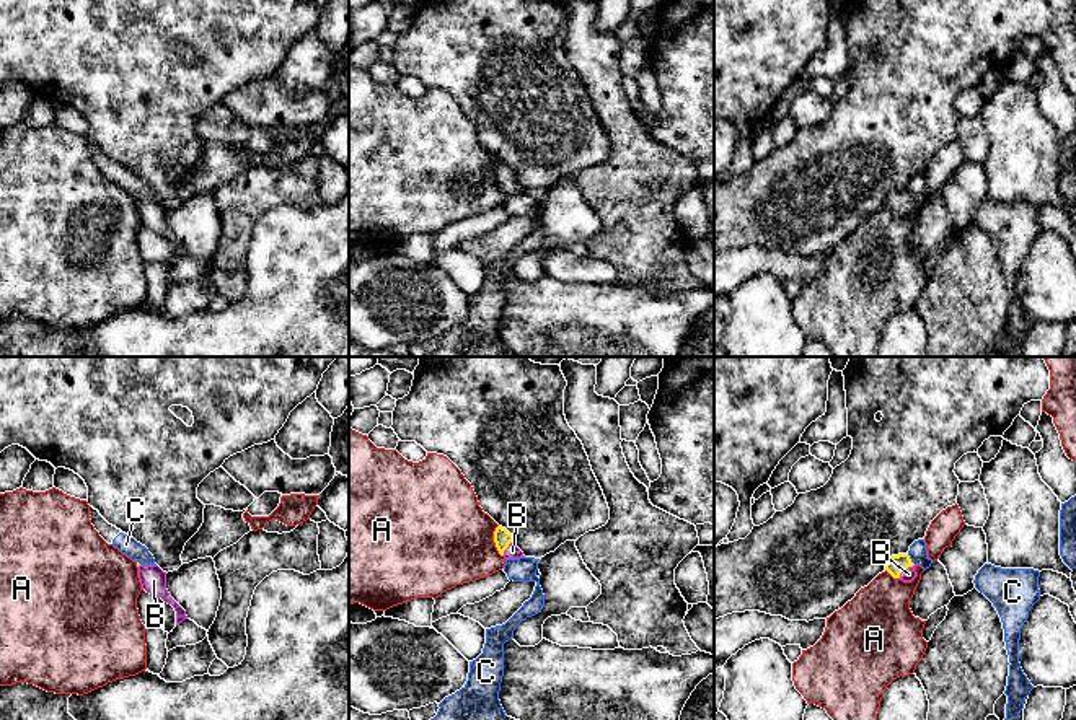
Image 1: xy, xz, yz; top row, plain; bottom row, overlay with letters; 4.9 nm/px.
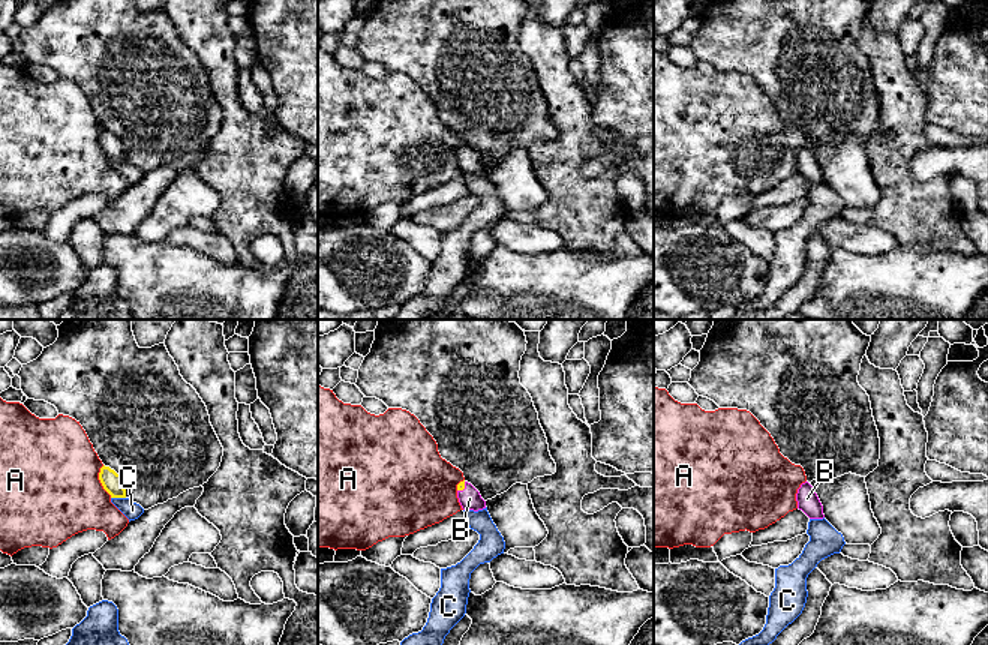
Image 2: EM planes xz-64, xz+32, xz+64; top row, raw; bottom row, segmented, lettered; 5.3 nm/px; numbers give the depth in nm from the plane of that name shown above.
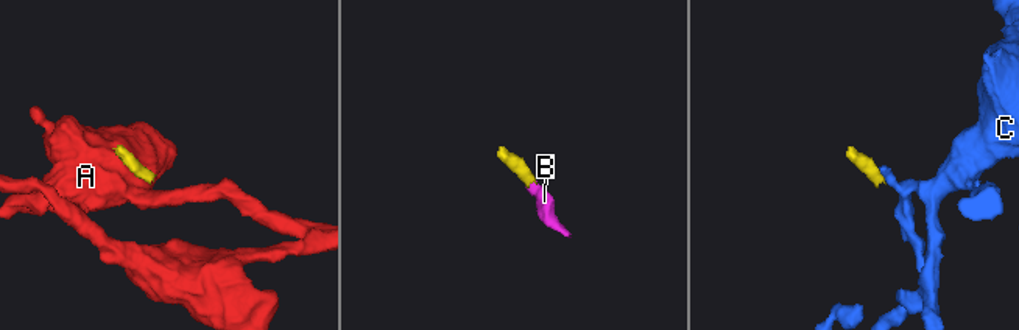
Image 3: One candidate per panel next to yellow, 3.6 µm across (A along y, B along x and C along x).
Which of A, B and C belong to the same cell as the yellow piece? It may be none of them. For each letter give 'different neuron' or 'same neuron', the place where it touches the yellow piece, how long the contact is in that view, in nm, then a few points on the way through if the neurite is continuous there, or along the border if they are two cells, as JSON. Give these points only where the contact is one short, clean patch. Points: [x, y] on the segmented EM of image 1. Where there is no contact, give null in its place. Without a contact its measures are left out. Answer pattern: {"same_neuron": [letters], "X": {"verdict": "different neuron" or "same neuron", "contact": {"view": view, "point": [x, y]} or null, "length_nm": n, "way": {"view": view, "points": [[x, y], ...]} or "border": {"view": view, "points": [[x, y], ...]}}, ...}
{"same_neuron": ["B"], "A": {"verdict": "different neuron", "contact": {"view": "xz", "point": [494, 541]}, "length_nm": 160}, "B": {"verdict": "same neuron", "contact": {"view": "yz", "point": [905, 569]}, "length_nm": 100, "way": {"view": "yz", "points": [[895, 564], [905, 569], [908, 574]]}}, "C": {"verdict": "different neuron", "contact": {"view": "yz", "point": [910, 559]}, "length_nm": 70, "border": {"view": "yz", "points": [[907, 554], [915, 564]]}}}

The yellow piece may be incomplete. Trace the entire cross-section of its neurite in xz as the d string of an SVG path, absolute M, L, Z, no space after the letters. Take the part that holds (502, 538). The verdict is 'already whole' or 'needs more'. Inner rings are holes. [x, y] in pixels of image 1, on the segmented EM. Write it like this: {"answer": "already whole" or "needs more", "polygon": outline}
{"answer": "needs more", "polygon": "M502 526L496 528L494 542L499 554L504 555L505 559L525 557L523 552L517 547L514 536Z"}

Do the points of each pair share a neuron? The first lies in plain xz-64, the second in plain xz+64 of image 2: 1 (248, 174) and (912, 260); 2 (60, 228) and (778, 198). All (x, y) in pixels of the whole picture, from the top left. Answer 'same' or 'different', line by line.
1: different
2: same

